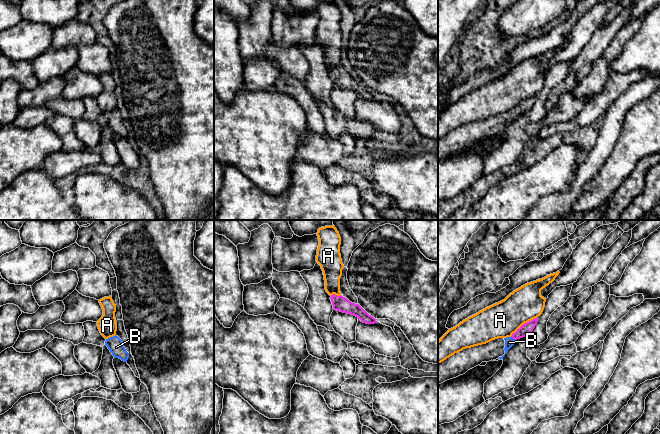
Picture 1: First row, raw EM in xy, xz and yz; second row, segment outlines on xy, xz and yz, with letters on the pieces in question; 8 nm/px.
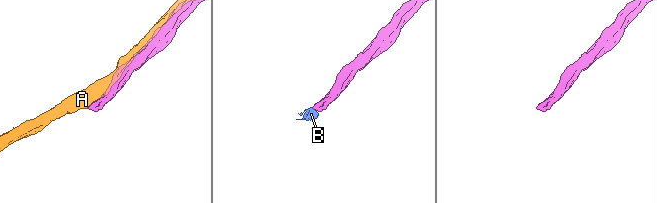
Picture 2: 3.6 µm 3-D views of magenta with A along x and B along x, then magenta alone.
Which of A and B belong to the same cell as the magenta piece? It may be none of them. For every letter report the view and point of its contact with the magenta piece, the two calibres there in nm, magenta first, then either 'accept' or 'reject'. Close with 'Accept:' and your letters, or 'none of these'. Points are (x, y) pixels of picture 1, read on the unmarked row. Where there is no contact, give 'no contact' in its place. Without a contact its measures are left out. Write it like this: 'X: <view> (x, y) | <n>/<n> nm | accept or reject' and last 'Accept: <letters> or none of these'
A: yz (523, 100) | 90/280 nm | reject
B: yz (513, 114) | 90/80 nm | accept
Accept: B

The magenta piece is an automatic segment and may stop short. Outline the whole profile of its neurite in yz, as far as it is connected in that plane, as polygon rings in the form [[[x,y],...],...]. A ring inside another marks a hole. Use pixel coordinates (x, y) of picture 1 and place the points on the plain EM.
[[[538,93],[523,100],[511,113],[498,114],[486,120],[463,125],[438,140],[438,160],[465,150],[468,146],[496,135],[503,135],[517,115],[530,110]]]

